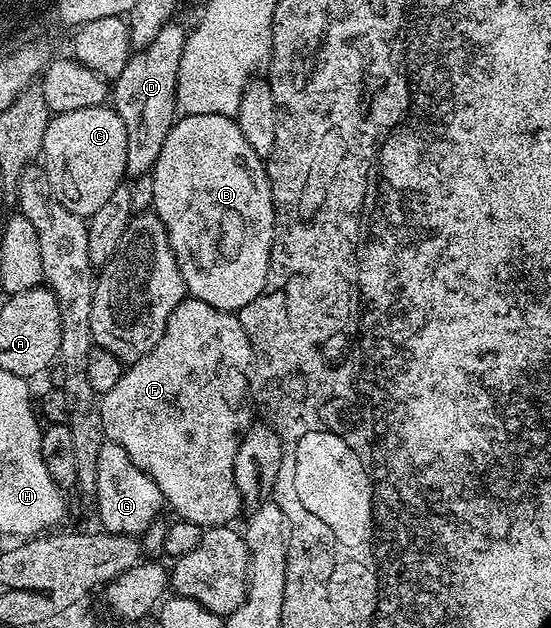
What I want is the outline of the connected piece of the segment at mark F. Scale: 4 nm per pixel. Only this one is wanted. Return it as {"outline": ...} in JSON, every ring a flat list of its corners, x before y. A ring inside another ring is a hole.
{"outline":[[188,295,174,307,162,339,146,356,127,366,118,383,99,398,105,438,122,447,134,464,154,479,167,508,169,505,179,520,198,523,201,530,235,522,242,510,234,483,234,455,238,455,240,439,254,421,248,410,246,370,251,364,250,339,239,316]]}

